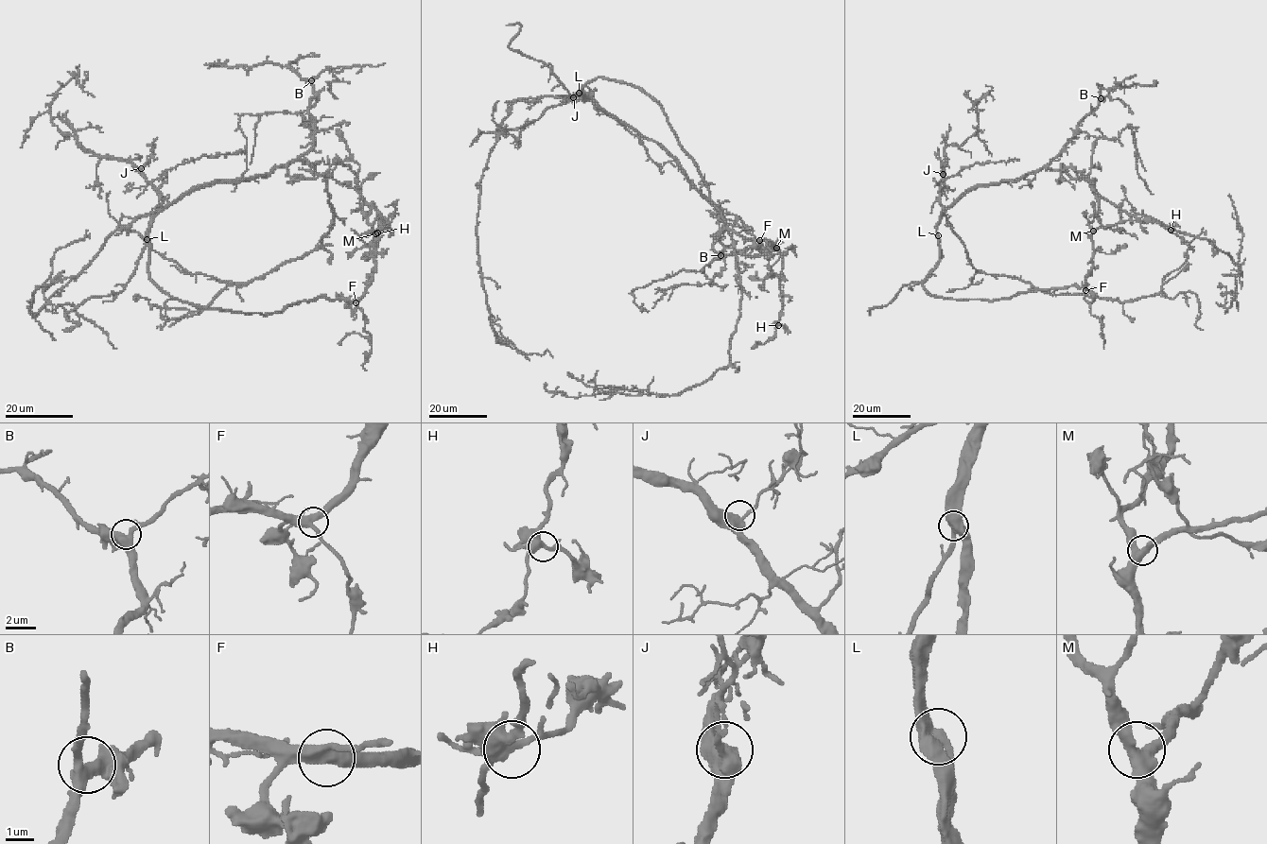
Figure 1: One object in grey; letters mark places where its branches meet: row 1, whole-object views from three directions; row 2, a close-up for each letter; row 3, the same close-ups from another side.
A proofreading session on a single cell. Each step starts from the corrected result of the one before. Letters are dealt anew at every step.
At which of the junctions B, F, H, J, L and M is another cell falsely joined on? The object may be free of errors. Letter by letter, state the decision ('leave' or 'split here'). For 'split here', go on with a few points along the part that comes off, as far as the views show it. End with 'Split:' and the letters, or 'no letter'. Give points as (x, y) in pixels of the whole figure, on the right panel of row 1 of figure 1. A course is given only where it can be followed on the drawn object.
B: leave
F: leave
H: leave
J: leave
L: leave
M: leave
Split: no letter

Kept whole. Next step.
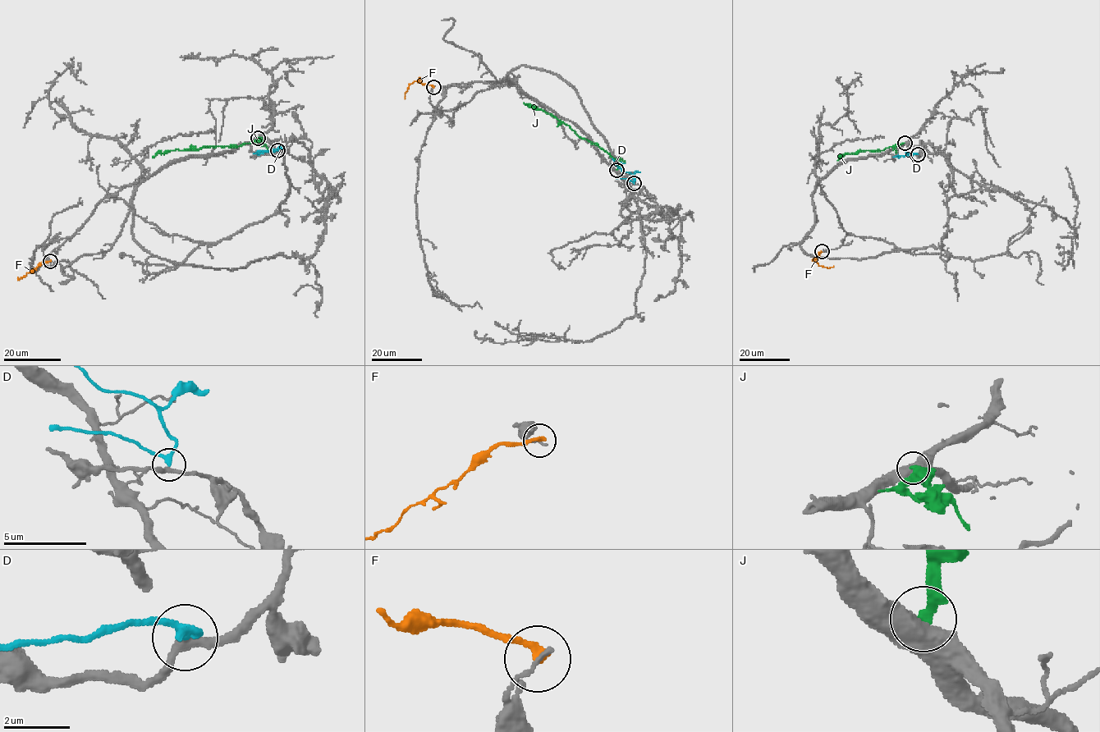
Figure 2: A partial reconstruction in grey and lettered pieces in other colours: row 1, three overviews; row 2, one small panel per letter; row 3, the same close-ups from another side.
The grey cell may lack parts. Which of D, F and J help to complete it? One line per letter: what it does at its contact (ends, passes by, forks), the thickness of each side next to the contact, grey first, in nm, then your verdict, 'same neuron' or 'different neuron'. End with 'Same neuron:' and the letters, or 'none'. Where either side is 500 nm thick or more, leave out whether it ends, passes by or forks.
D: it passes by; 240 nm thick on the grey side, 220 nm on the other; different neuron
F: it ends there; 140 nm thick on the grey side, 240 nm on the other; different neuron
J: 550 nm thick on the grey side, 280 nm on the other; different neuron
Same neuron: none

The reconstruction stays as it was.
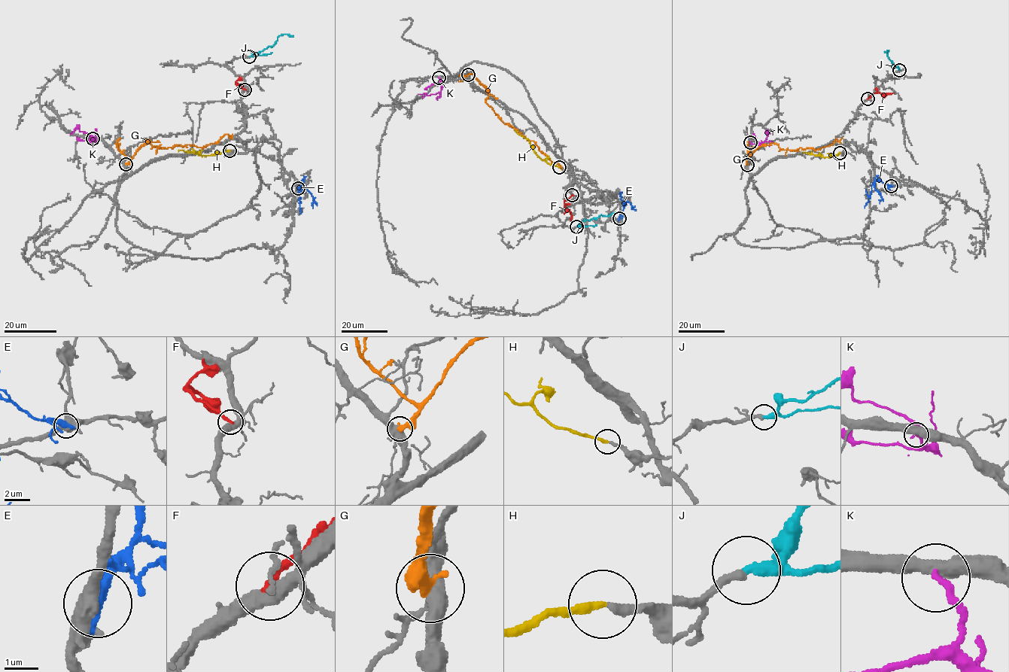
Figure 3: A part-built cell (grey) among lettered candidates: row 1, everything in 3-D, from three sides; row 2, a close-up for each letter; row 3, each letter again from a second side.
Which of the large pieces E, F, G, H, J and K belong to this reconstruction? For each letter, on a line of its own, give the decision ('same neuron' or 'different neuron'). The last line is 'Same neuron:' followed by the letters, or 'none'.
E: different neuron
F: different neuron
G: different neuron
H: same neuron
J: same neuron
K: different neuron
Same neuron: H, J

